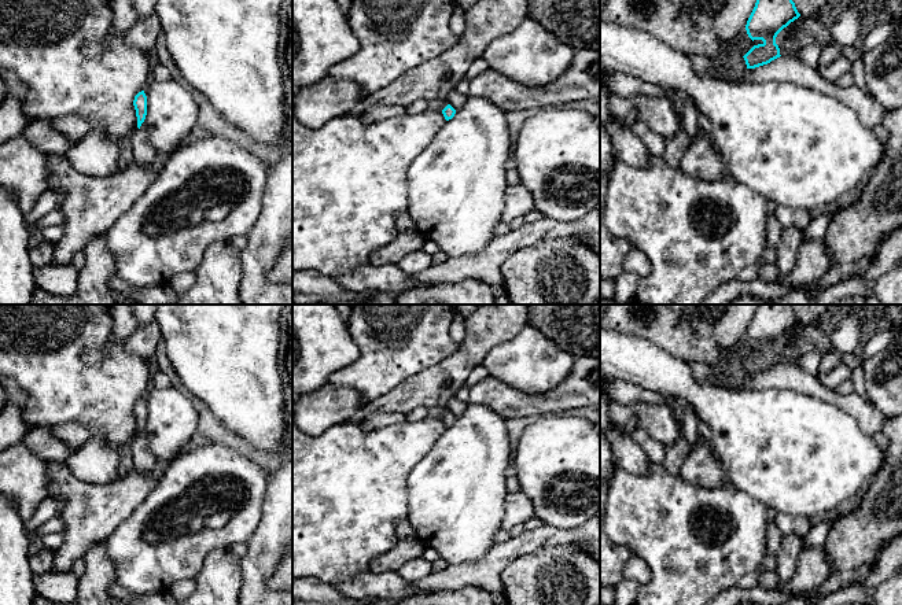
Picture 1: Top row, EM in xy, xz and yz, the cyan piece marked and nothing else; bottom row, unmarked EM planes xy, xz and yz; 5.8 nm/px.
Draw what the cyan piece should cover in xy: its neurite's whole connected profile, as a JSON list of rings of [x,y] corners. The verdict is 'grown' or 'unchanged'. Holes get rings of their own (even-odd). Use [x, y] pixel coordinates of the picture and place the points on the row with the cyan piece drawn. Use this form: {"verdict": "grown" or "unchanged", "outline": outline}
{"verdict": "unchanged", "outline": [[[144,91],[139,92],[135,96],[133,106],[136,110],[136,117],[137,117],[137,128],[140,129],[140,126],[144,122],[146,115],[147,115],[147,96],[146,96]]]}

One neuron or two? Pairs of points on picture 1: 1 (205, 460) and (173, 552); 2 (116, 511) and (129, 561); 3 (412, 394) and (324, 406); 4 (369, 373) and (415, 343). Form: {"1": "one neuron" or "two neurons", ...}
{"1": "one neuron", "2": "two neurons", "3": "two neurons", "4": "one neuron"}

